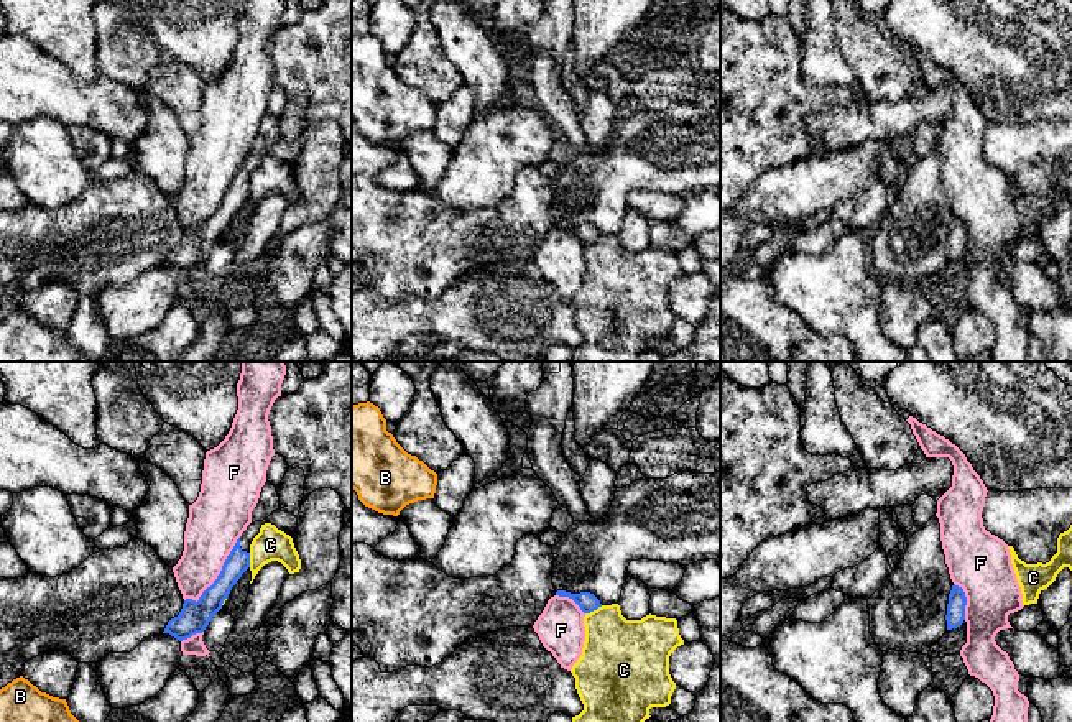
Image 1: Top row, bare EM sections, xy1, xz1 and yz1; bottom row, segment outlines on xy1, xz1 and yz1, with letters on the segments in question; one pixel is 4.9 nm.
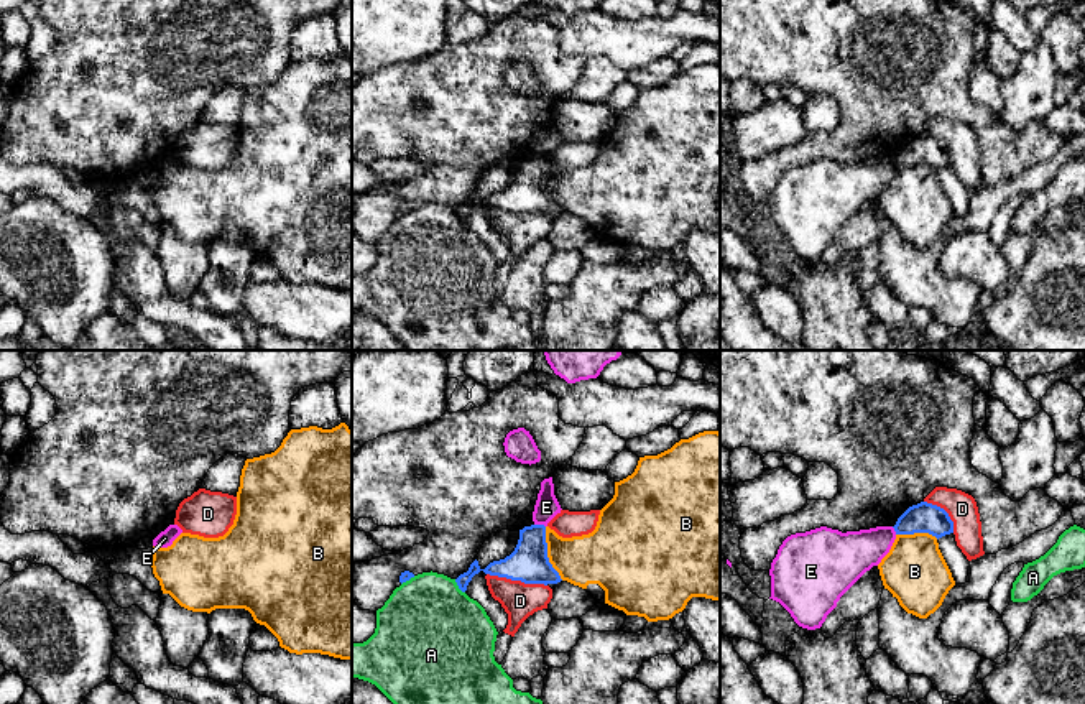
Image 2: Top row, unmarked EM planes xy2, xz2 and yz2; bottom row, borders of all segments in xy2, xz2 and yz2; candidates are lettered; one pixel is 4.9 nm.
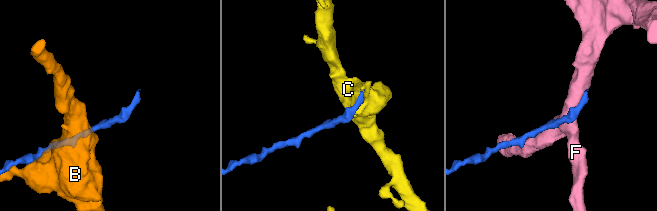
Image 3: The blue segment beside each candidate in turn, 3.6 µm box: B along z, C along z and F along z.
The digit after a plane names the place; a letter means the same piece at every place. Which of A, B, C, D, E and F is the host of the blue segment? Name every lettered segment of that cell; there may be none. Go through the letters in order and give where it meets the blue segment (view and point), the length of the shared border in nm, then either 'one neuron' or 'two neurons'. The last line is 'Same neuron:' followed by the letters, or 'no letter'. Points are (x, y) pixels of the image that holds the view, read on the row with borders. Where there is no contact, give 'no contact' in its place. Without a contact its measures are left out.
A: contact xz2 (457, 584); length 90 nm; two neurons
B: contact xz2 (546, 553); length 280 nm; two neurons
C: contact xz1 (594, 609); length 100 nm; two neurons
D: contact xz2 (517, 579); length 300 nm; two neurons
E: contact xz2 (540, 525); length 60 nm; two neurons
F: contact xy1 (219, 574); length 420 nm; two neurons
Same neuron: no letter

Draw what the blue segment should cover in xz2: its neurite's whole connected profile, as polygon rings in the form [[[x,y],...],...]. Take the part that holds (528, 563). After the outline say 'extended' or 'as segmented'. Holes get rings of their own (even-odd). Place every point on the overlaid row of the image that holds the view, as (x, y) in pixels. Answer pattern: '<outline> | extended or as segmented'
[[[531,525],[519,530],[519,540],[515,551],[505,559],[490,563],[485,569],[475,559],[469,571],[460,574],[455,582],[462,592],[475,574],[483,571],[490,576],[521,581],[524,584],[557,584],[559,572],[552,567],[547,558],[546,526]]] | as segmented

